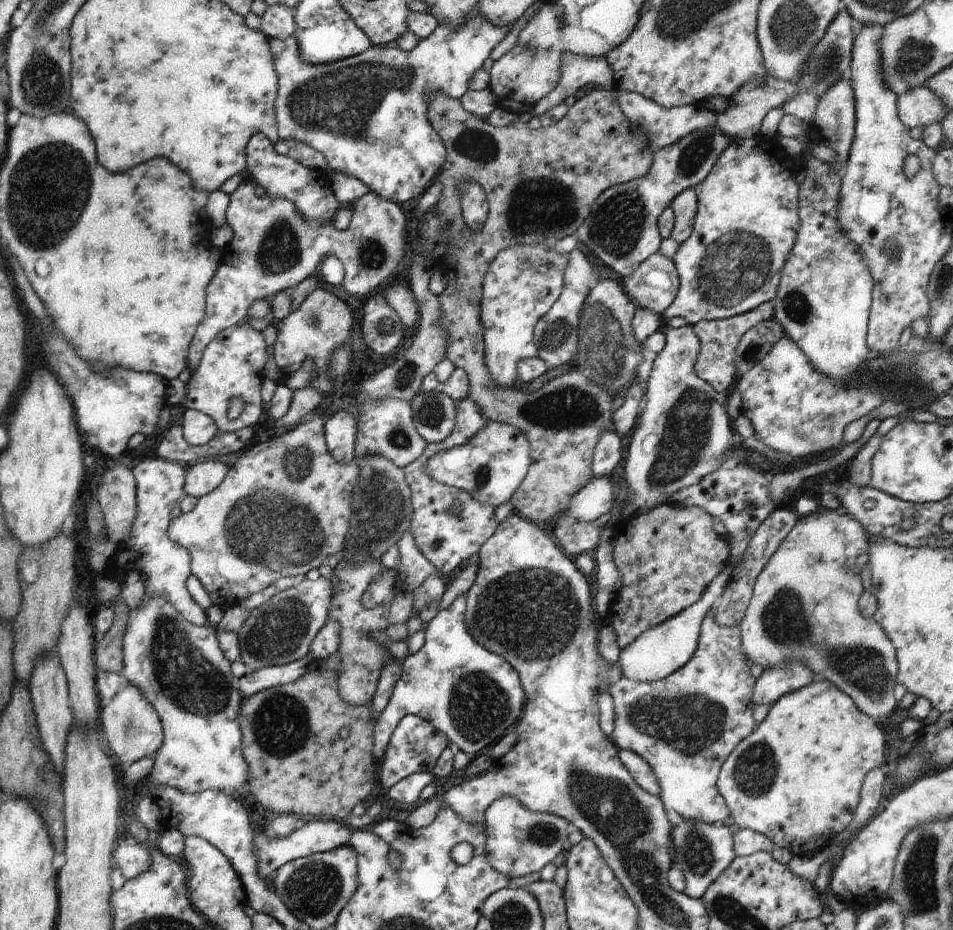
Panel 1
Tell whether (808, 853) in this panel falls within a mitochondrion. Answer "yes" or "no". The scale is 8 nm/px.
no

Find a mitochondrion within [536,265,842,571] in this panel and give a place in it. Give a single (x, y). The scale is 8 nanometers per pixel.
(690, 423)

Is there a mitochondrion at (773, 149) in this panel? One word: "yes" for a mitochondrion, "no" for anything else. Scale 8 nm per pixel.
no

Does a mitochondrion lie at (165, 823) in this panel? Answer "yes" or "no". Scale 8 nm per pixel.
no

